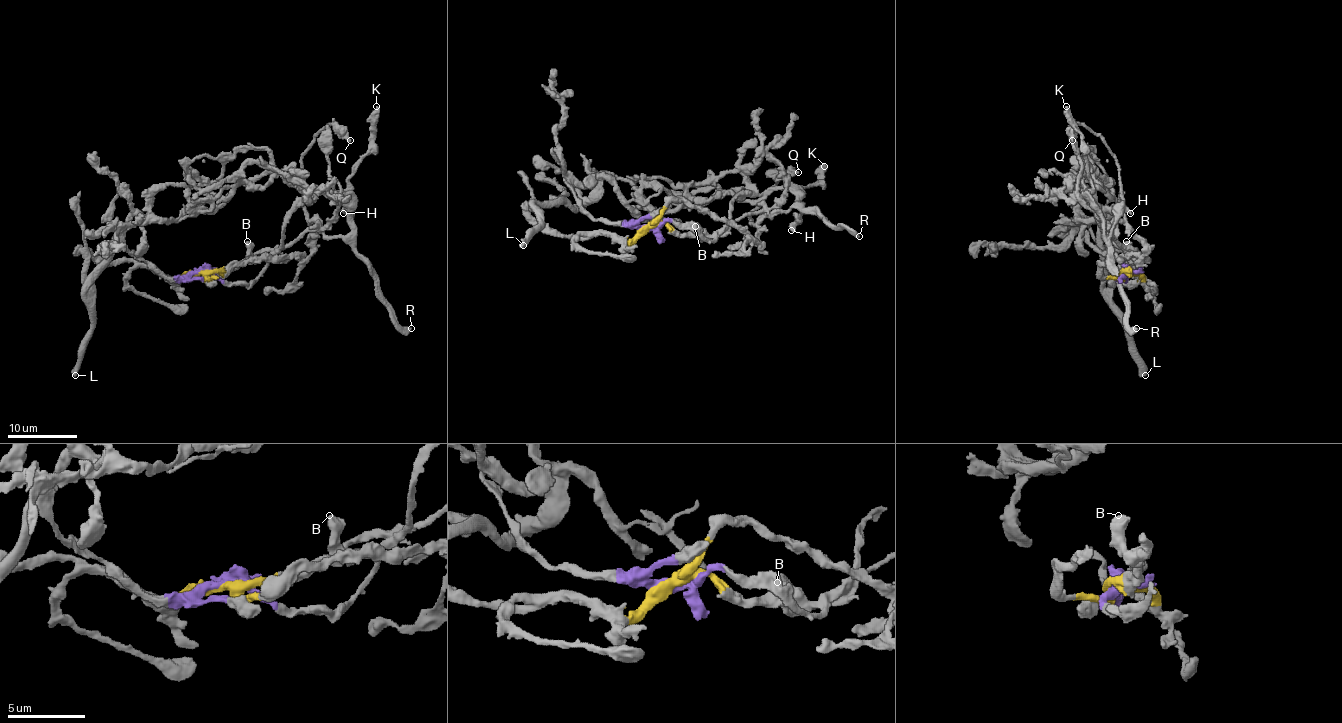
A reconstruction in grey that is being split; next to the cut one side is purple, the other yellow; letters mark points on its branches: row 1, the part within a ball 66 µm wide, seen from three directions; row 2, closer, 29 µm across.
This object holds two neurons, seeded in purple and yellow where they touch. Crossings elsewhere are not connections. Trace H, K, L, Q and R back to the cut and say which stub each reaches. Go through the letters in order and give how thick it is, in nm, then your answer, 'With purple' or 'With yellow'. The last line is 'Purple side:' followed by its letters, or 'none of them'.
H: Thickness 440 nm. With purple
K: Thickness 440 nm. With purple
L: Thickness 550 nm. With yellow
Q: Thickness 320 nm. With purple
R: Thickness 420 nm. With purple
Purple side: H, K, Q, R

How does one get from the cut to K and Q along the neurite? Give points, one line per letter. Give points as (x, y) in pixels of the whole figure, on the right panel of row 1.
K: (1127, 272), (1120, 279), (1132, 282), (1139, 275), (1138, 262), (1094, 213), (1082, 134), (1065, 106)
Q: (1127, 272), (1138, 262), (1088, 198), (1112, 236), (1117, 160), (1082, 125), (1072, 141)

